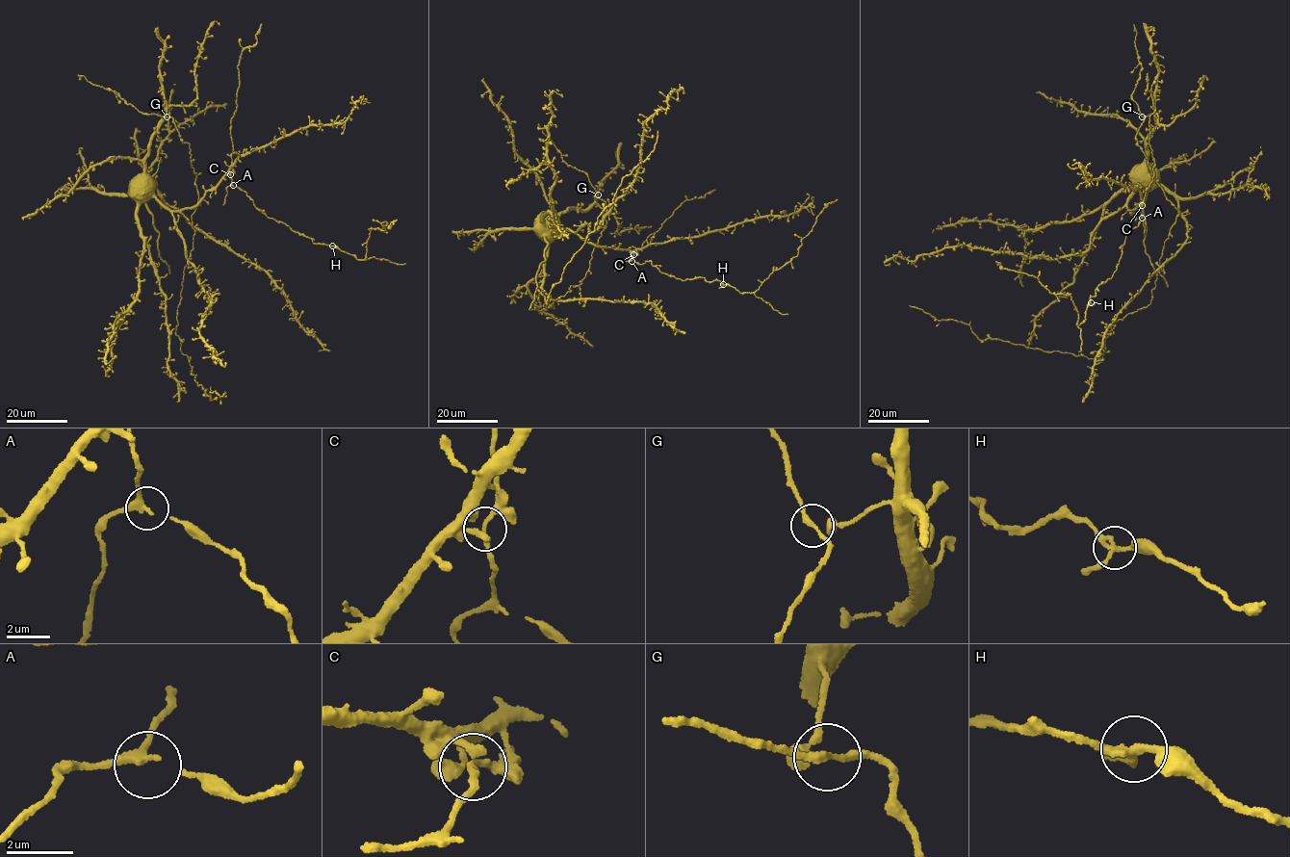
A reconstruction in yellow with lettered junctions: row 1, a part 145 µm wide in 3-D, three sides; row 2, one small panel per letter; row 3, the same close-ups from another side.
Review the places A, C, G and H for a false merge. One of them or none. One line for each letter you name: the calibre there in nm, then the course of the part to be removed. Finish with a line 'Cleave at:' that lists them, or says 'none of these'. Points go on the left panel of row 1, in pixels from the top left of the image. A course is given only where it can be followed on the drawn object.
Cleave at: none of these

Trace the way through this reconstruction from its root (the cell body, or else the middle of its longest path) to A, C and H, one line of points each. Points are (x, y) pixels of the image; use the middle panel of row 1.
A: (603, 200), (595, 195), (585, 211), (567, 209), (555, 220), (558, 229), (598, 246), (632, 251), (632, 261)
C: (603, 200), (595, 195), (585, 211), (567, 209), (555, 220), (558, 229), (567, 228), (598, 246), (633, 254)
H: (603, 200), (567, 209), (558, 229), (632, 251), (632, 260), (682, 280), (724, 284)

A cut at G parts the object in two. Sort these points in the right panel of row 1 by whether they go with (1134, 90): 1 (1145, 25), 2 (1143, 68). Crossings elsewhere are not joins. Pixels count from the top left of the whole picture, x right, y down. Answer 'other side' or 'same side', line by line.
1: other side
2: same side

